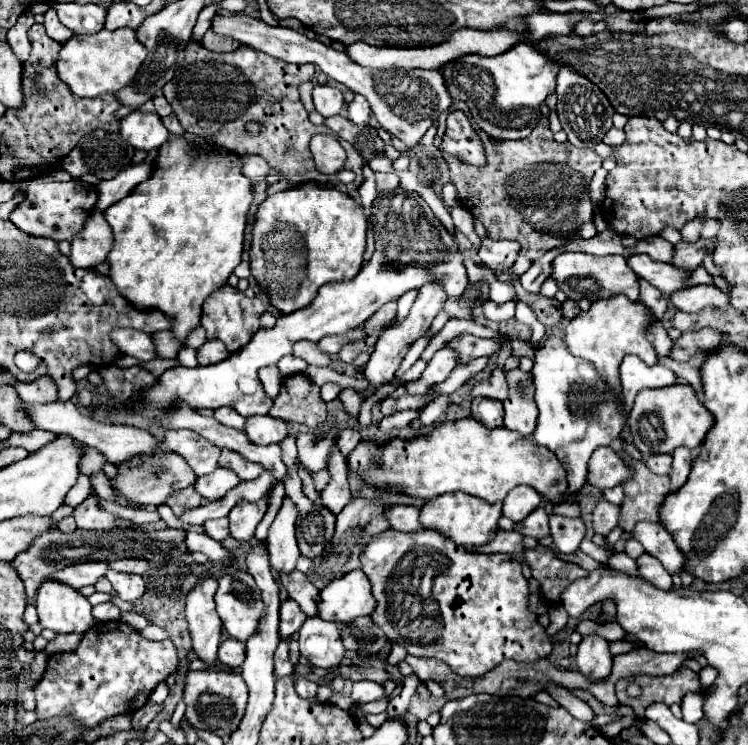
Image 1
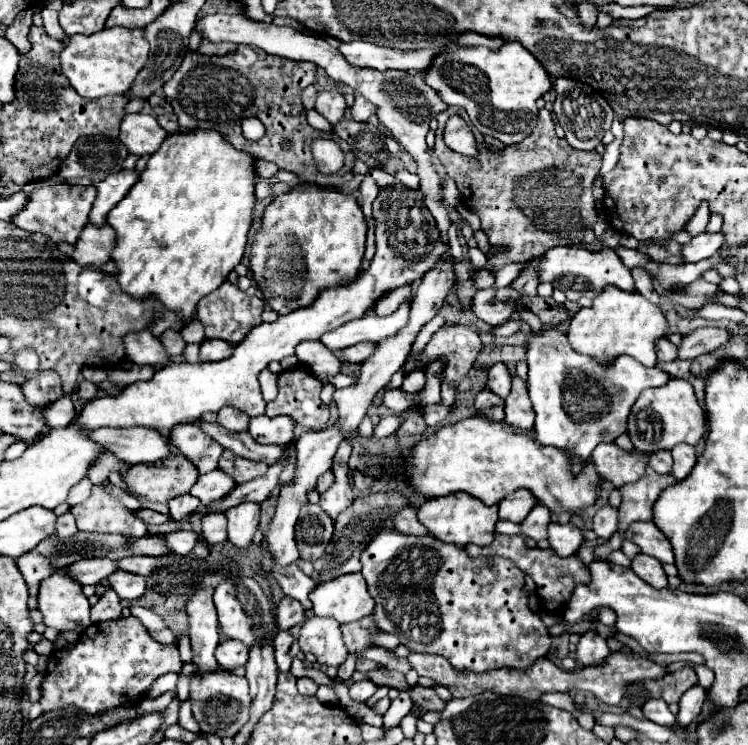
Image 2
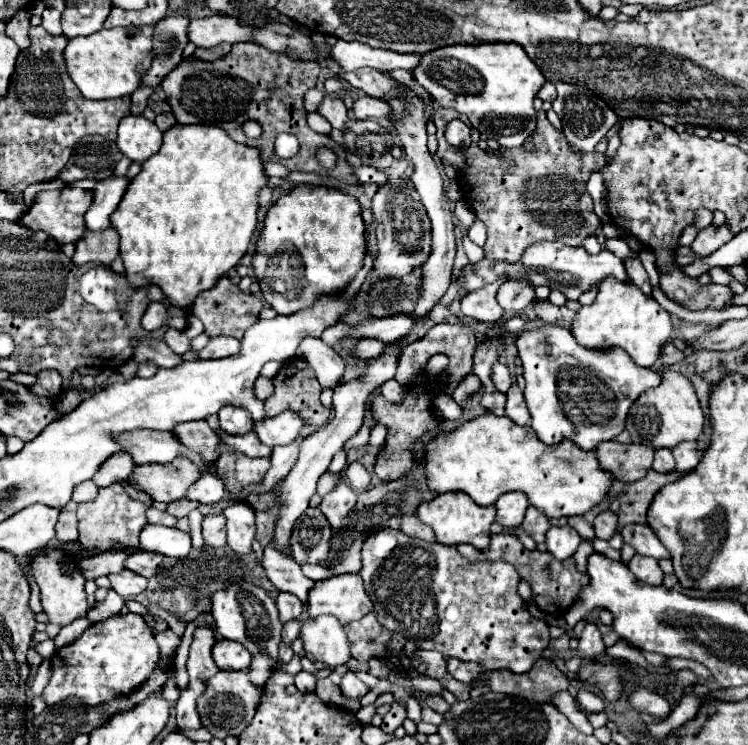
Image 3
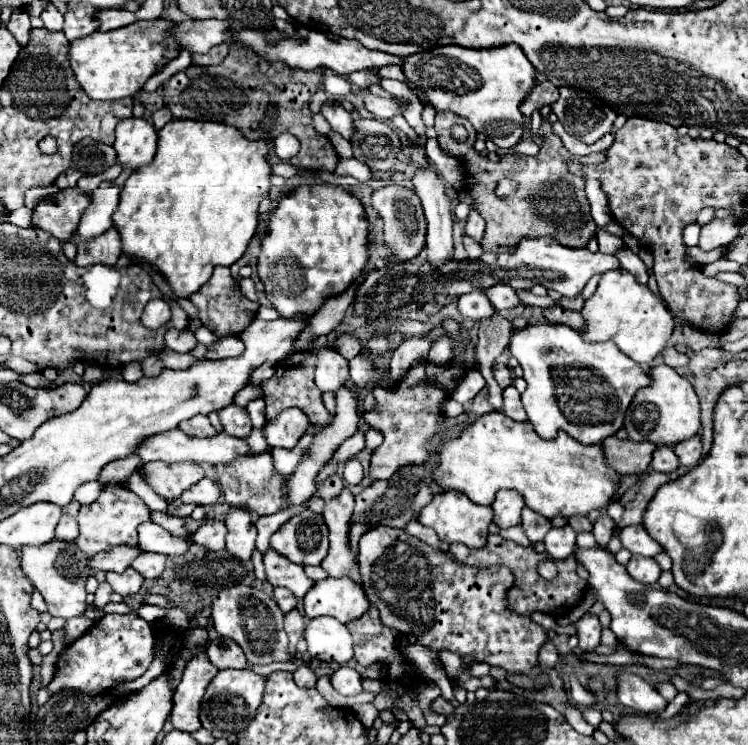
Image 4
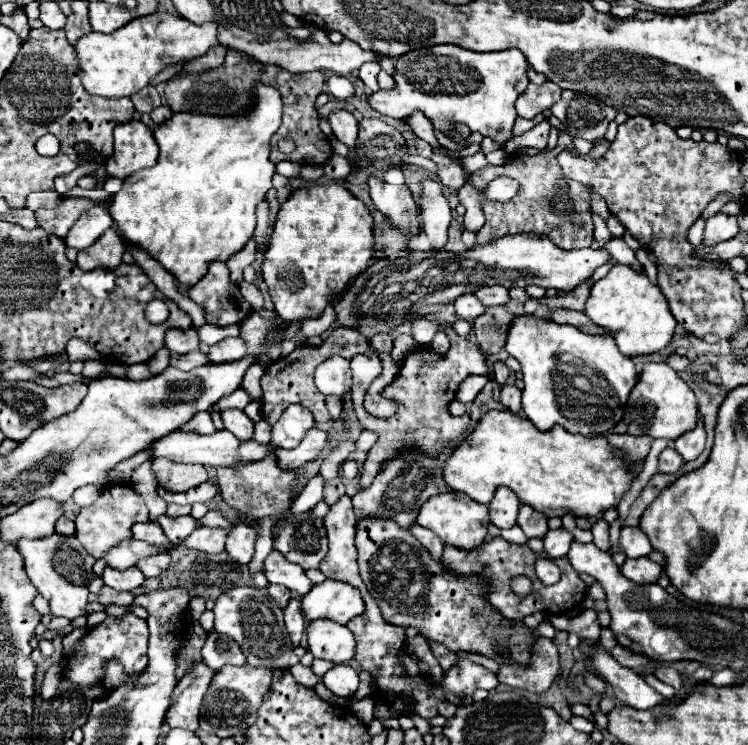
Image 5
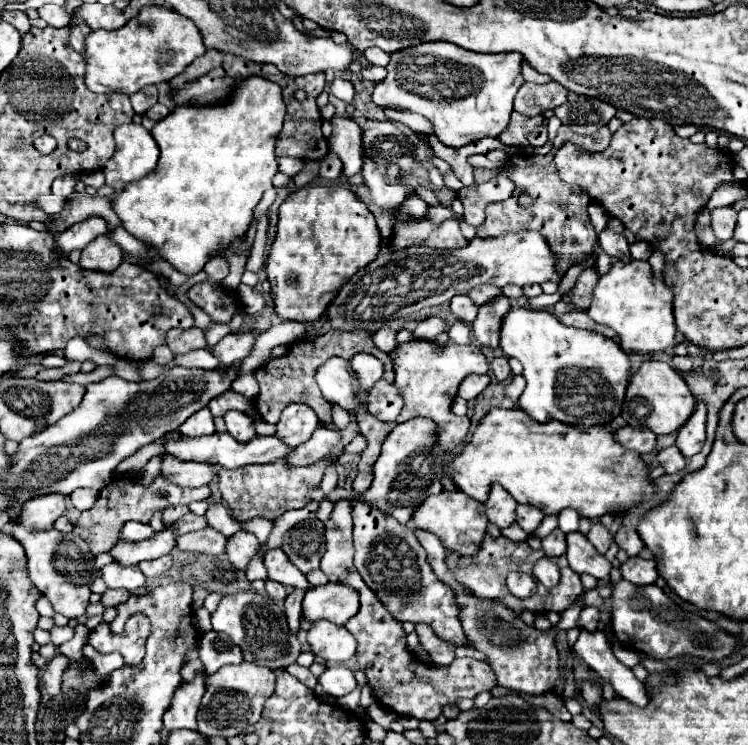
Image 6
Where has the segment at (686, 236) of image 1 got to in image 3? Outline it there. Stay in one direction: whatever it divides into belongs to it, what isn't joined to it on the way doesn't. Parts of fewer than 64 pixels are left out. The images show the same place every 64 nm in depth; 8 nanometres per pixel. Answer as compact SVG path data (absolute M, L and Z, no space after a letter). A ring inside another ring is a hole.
M700 208L700 210L696 210L696 216L694 216L694 222L692 222L692 224L694 224L698 230L710 226L710 222L712 222L712 212L710 212L708 208Z

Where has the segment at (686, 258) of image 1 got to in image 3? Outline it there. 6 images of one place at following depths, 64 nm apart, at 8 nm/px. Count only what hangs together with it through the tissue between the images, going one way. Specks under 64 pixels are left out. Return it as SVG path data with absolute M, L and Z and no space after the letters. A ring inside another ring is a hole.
M708 226L698 232L698 236L690 244L690 248L692 248L692 252L698 252L700 258L704 258L704 256L710 256L712 252L716 252L720 246L724 246L730 240L732 240L732 232L728 230L728 226L720 226L720 228Z

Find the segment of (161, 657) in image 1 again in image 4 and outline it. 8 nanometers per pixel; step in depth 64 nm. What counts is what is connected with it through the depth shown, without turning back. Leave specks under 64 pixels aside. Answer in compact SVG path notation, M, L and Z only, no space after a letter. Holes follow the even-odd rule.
M136 612L128 614L106 614L102 620L66 646L56 662L56 672L48 684L50 694L62 690L76 690L88 696L104 694L120 682L140 678L154 660L154 632L152 624L142 620Z

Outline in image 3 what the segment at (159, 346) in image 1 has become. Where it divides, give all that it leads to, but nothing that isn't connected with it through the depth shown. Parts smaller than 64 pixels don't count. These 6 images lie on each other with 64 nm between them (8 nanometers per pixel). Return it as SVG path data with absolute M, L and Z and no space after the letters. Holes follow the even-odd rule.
M172 328L172 330L168 330L168 332L164 334L164 342L166 342L166 344L172 348L172 352L176 352L176 354L184 354L184 352L190 350L190 340L186 338L184 332L180 332L180 330L176 330L176 328Z

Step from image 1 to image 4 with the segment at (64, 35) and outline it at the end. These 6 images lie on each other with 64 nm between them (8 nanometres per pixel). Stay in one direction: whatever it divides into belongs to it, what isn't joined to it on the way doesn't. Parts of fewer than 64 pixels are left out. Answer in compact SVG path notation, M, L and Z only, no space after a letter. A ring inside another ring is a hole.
M48 4L46 10L40 14L42 22L44 22L44 28L46 30L52 30L52 32L60 32L62 30L62 22L64 22L64 16L56 10L54 4Z

